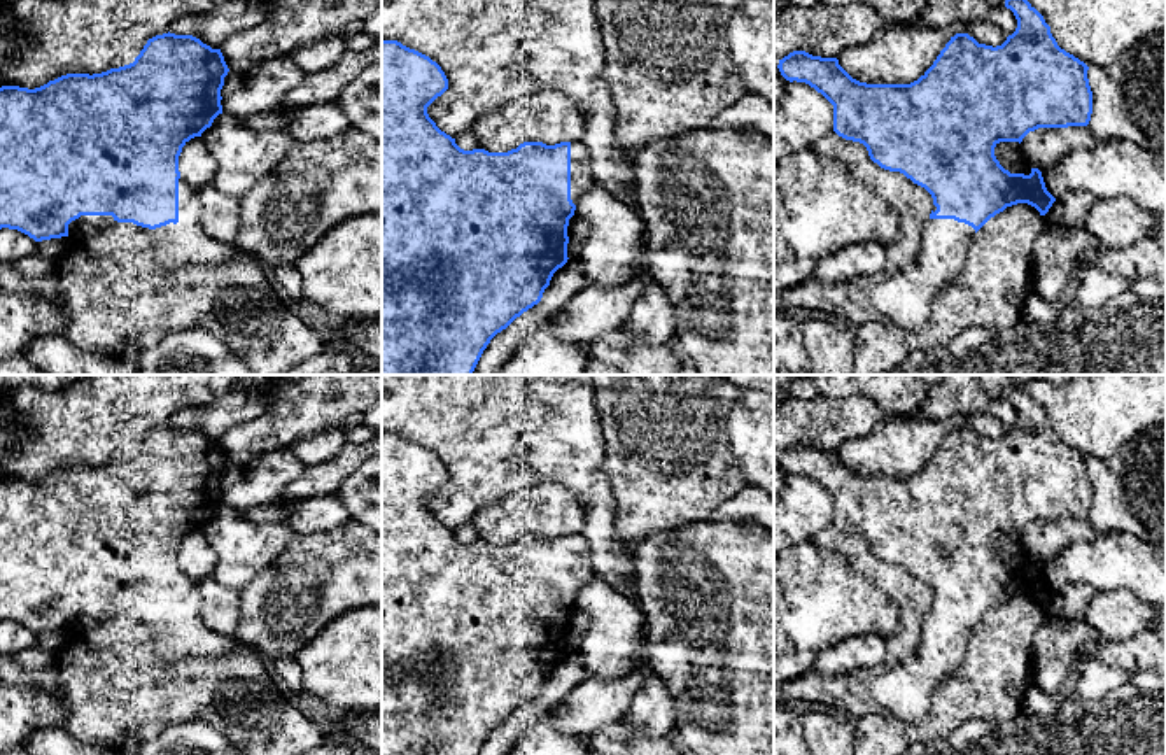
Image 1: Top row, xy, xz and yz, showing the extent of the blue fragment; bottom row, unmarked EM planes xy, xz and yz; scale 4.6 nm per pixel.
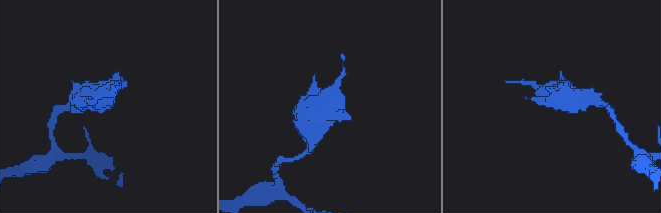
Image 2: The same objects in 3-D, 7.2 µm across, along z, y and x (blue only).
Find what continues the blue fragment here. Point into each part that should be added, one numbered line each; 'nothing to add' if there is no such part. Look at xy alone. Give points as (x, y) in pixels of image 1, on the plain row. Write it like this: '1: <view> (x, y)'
1: xy (186, 635)

